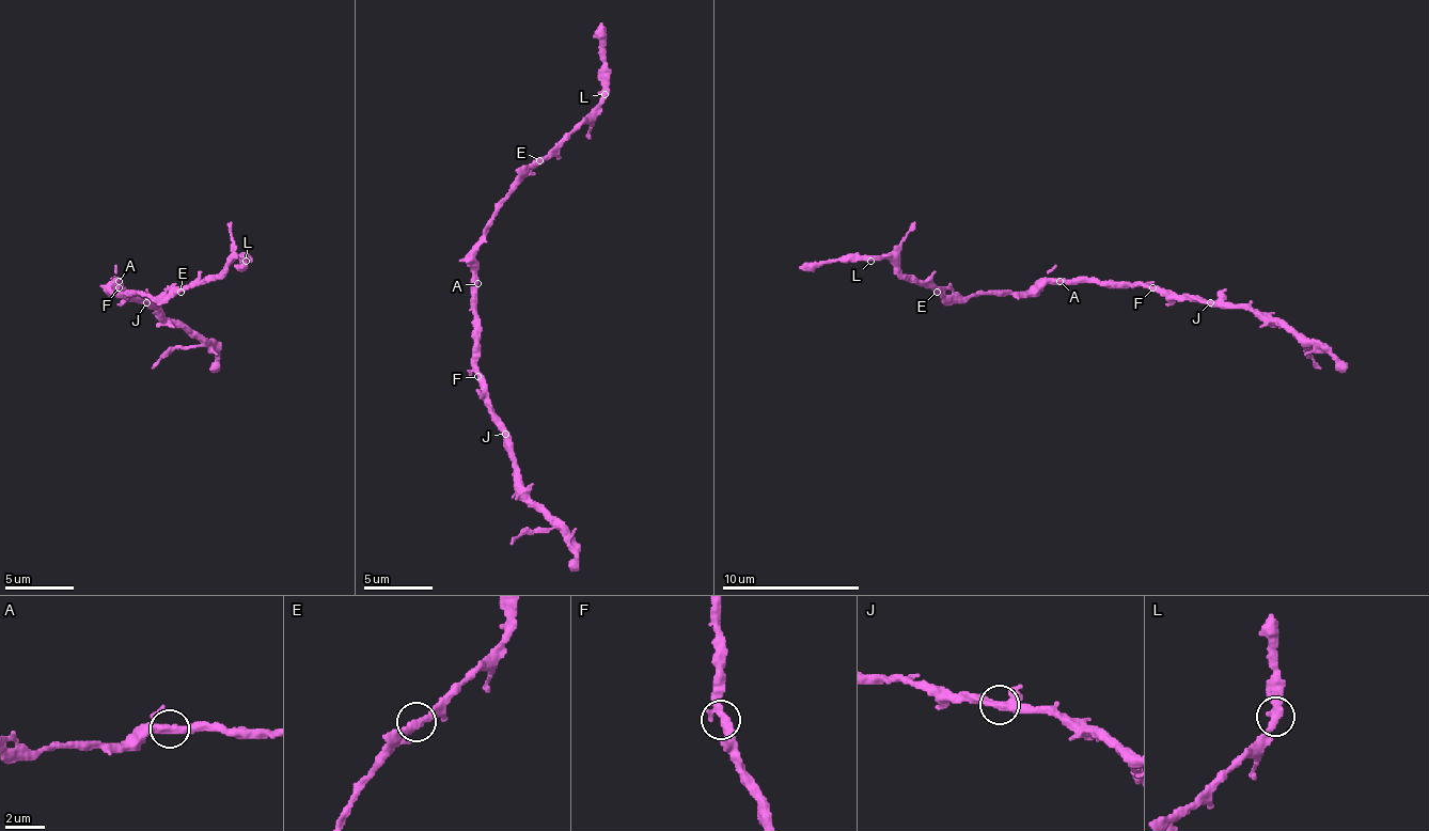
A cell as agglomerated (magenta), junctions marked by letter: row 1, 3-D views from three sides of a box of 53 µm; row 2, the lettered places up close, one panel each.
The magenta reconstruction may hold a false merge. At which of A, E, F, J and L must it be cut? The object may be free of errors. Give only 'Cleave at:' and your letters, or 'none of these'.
Cleave at: none of these

